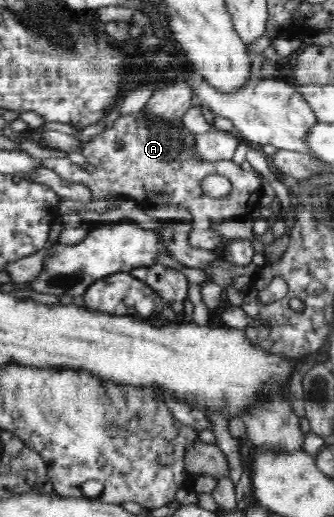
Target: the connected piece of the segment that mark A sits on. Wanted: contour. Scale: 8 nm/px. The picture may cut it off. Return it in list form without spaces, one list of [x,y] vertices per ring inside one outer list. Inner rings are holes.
[[[145,111],[132,113],[126,117],[118,117],[118,121],[105,130],[102,134],[94,136],[86,143],[84,156],[89,161],[88,166],[74,165],[69,158],[63,159],[47,159],[43,162],[44,168],[56,172],[64,181],[77,183],[79,185],[88,186],[92,190],[94,200],[104,200],[108,196],[125,195],[127,199],[135,200],[142,207],[162,206],[162,205],[178,205],[184,207],[186,211],[192,215],[191,224],[194,225],[192,233],[188,235],[188,243],[190,247],[195,249],[211,249],[220,247],[225,240],[217,233],[212,231],[212,225],[221,224],[232,219],[247,217],[256,205],[258,199],[264,195],[262,193],[262,177],[258,177],[252,171],[244,171],[242,167],[238,167],[236,163],[221,162],[221,163],[204,163],[199,161],[194,141],[195,134],[192,131],[188,132],[181,121],[165,122],[159,120],[146,120]],[[208,175],[223,175],[230,180],[232,191],[220,199],[210,197],[204,193],[201,188],[201,181]]]

